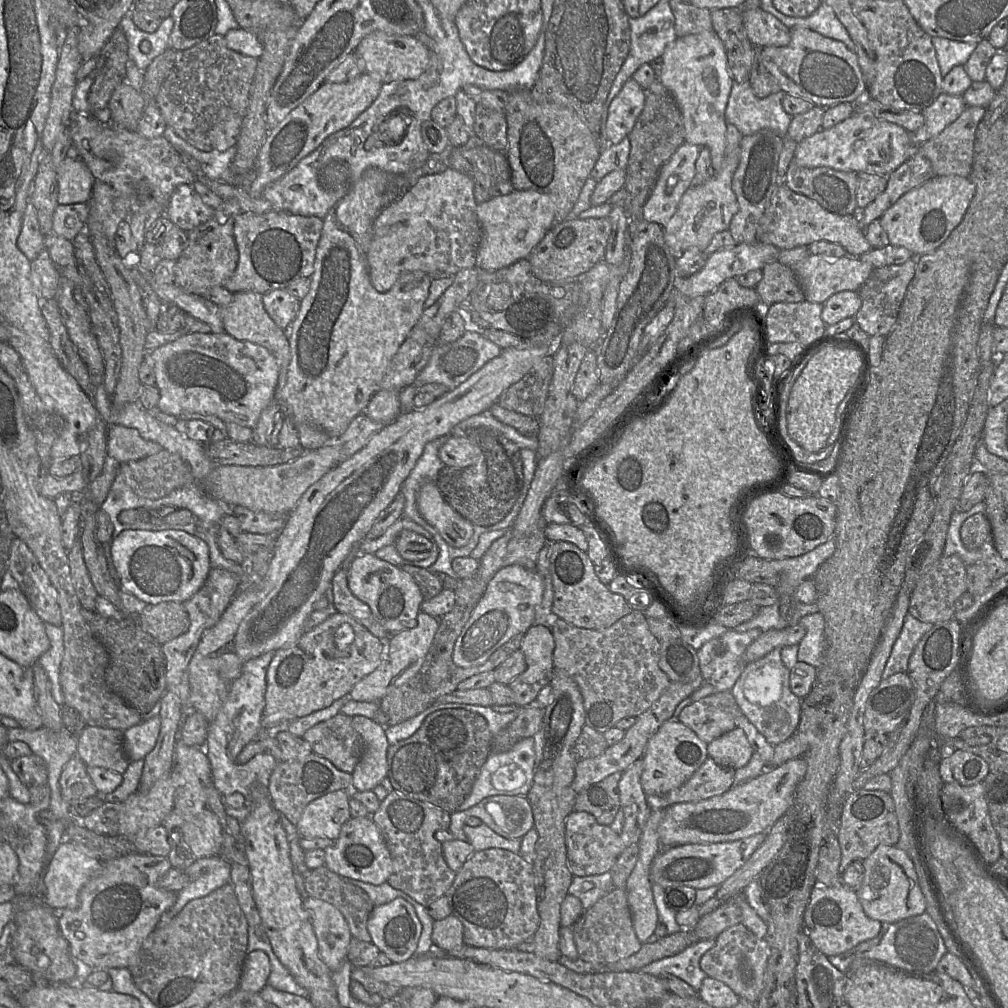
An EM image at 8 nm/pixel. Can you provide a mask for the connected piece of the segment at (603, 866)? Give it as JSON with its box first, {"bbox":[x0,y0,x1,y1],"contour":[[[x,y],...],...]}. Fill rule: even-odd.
{"bbox":[565,812,623,876],"contour":[[[571,812],[565,821],[565,843],[567,863],[573,876],[590,876],[609,872],[616,859],[623,851],[623,844],[618,833],[609,825],[597,823],[587,812]]]}

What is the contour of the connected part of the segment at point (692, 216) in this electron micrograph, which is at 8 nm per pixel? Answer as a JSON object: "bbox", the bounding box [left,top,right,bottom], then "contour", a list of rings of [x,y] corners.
{"bbox":[664,123,743,256],"contour":[[[727,123],[726,148],[721,169],[707,182],[689,187],[682,196],[675,215],[664,228],[665,243],[675,256],[689,249],[704,252],[716,233],[729,229],[733,216],[739,210],[732,179],[740,162],[740,143],[743,137],[736,126]]]}

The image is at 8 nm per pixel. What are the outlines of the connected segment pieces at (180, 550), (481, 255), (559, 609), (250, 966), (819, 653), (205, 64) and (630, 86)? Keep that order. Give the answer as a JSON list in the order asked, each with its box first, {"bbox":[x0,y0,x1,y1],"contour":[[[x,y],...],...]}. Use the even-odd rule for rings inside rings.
[{"bbox":[112,530,211,604],"contour":[[[126,530],[114,541],[112,558],[123,590],[147,604],[184,603],[205,584],[211,570],[207,543],[181,530]]]},{"bbox":[476,190,555,271],"contour":[[[514,190],[477,204],[476,213],[482,236],[476,254],[476,266],[484,271],[497,271],[528,258],[555,224],[555,211],[551,197],[537,191]]]},{"bbox":[549,542,632,630],"contour":[[[550,542],[549,572],[554,598],[552,610],[561,619],[580,628],[603,630],[628,615],[632,608],[625,598],[609,590],[595,573],[595,565],[587,552],[570,542]]]},{"bbox":[238,950,270,993],"contour":[[[255,950],[248,953],[238,988],[259,993],[267,984],[270,970],[270,960],[264,951]]]},{"bbox":[797,612,825,668],"contour":[[[820,612],[805,615],[798,625],[806,630],[806,634],[798,644],[797,659],[818,668],[822,664],[825,649],[824,618]]]},{"bbox":[155,33,259,151],"contour":[[[215,33],[190,48],[177,50],[174,67],[155,97],[166,124],[203,151],[225,151],[237,144],[259,61],[230,49],[225,35]]]},{"bbox":[606,78,644,144],"contour":[[[629,78],[608,110],[606,132],[610,144],[618,144],[629,135],[644,105],[644,89],[633,78]]]}]

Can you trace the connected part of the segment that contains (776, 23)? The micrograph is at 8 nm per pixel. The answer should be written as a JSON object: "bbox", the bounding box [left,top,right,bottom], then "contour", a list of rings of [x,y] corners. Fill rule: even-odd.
{"bbox":[743,7,791,47],"contour":[[[761,7],[743,8],[743,25],[748,39],[758,47],[785,47],[791,40],[790,29]]]}

